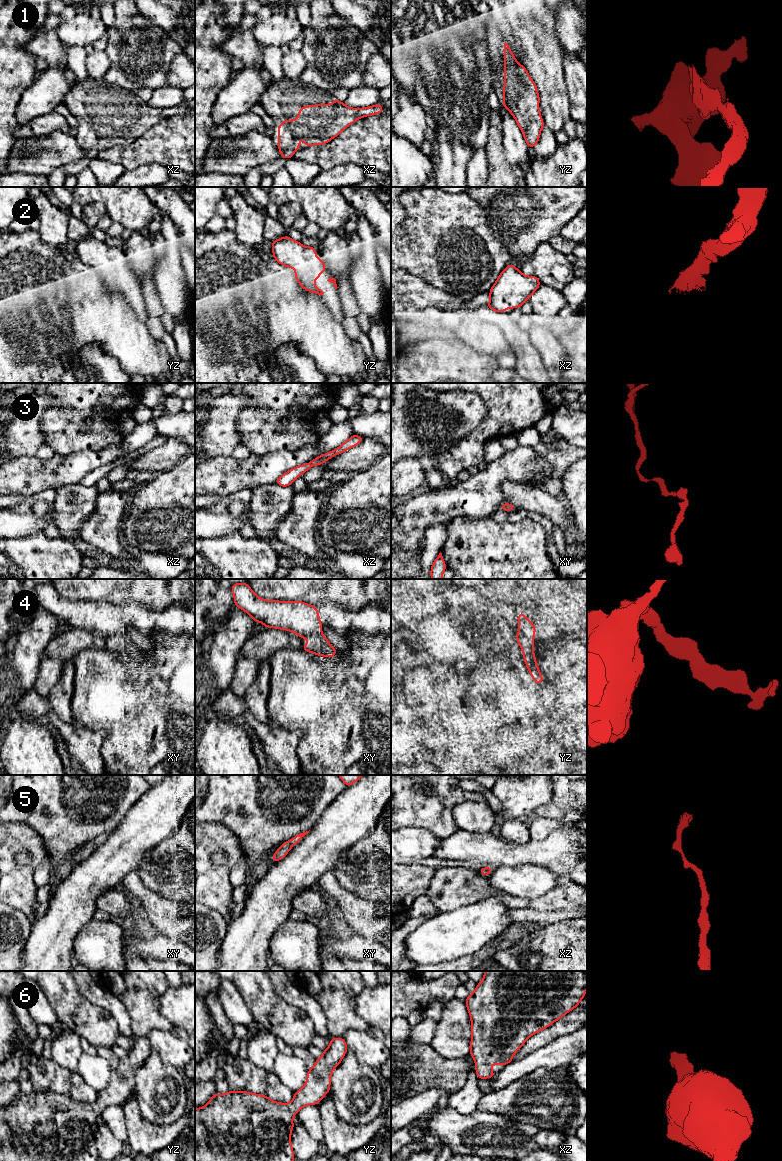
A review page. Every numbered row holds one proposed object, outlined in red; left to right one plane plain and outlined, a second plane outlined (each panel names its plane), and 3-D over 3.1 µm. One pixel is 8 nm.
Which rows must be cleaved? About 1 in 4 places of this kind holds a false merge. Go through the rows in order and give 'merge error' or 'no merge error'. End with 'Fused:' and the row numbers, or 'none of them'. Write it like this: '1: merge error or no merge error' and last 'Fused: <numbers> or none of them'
1: no merge error
2: no merge error
3: no merge error
4: merge error
5: no merge error
6: no merge error
Fused: 4

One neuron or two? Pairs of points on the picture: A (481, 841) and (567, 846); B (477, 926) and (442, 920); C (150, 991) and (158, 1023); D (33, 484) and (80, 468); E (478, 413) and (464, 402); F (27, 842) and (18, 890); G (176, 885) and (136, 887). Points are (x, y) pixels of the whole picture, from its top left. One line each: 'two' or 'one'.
A: one
B: one
C: one
D: one
E: one
F: one
G: two

